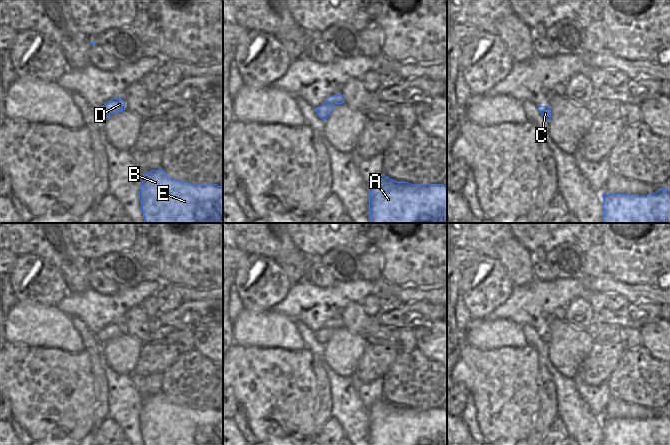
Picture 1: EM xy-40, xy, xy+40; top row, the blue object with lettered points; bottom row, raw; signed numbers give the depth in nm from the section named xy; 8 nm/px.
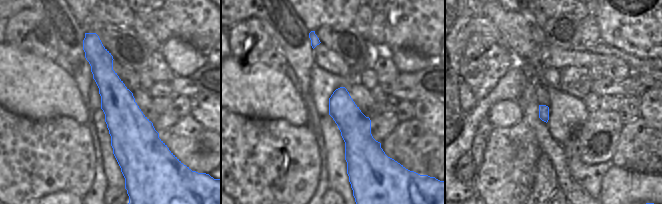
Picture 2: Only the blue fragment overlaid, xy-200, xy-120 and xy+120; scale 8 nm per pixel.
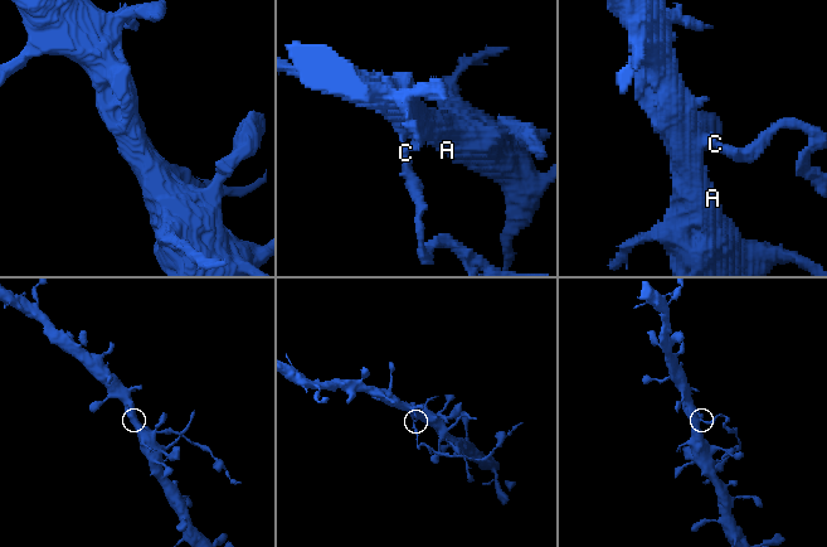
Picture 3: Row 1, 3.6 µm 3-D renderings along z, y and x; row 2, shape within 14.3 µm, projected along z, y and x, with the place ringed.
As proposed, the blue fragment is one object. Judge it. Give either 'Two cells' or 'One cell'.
Two cells

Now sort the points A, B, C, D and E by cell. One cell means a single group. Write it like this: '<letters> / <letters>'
A B D E / C

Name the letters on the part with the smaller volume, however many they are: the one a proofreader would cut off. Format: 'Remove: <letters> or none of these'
Remove: C

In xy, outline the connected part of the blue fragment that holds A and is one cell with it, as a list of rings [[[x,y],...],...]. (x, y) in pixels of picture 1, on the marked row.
[[[384,174],[369,184],[371,223],[447,223],[447,186],[396,182]]]

